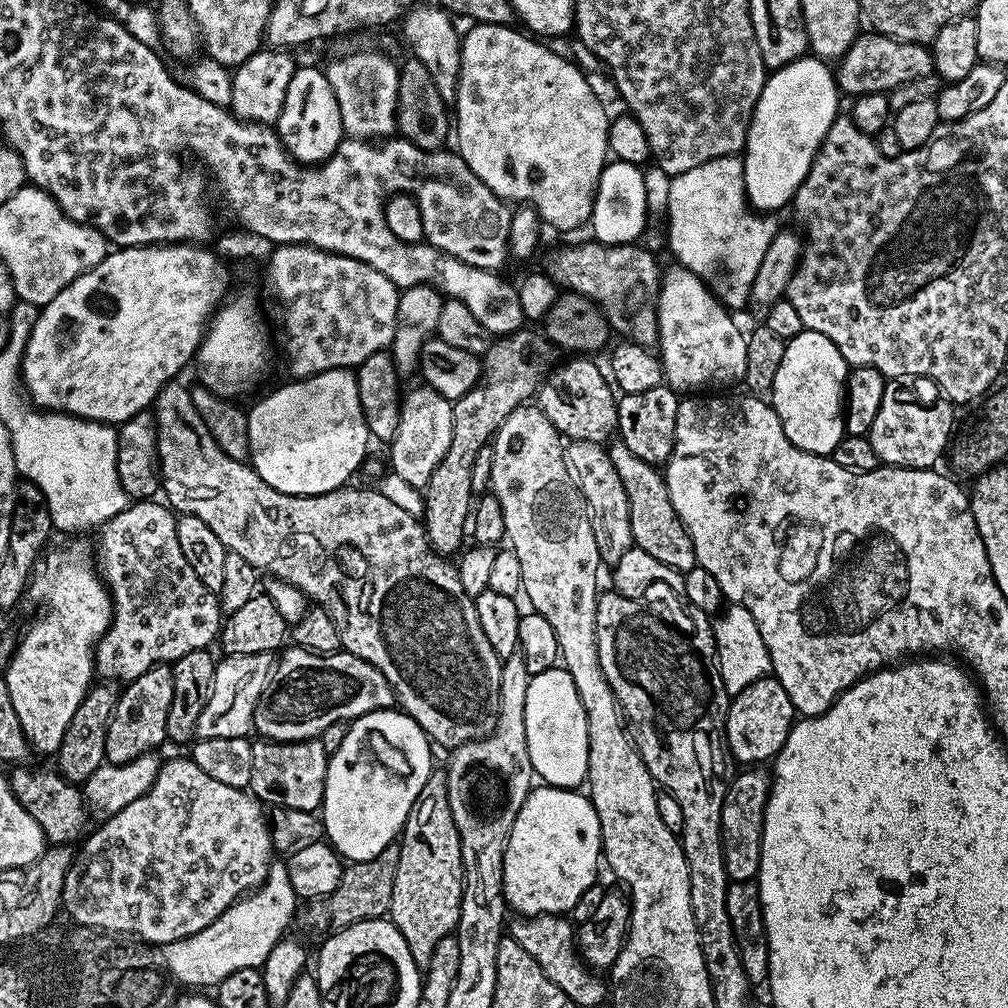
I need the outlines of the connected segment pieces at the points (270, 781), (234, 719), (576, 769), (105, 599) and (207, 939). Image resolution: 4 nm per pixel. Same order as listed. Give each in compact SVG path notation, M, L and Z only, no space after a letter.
M319 738L311 740L295 740L282 742L281 740L257 739L252 745L254 754L254 770L250 770L248 788L257 800L268 806L277 808L293 808L298 811L315 813L324 802L324 783L328 769L330 753L324 749Z
M273 653L224 656L216 665L214 682L208 695L206 707L196 723L196 736L206 738L242 738L253 731L254 710L260 695L268 685L274 667Z
M562 666L542 670L542 674L531 677L526 686L526 750L530 754L532 771L537 777L540 776L545 785L553 788L579 789L588 778L588 723L586 722L586 710L582 706L582 698L578 698L578 686L574 686L574 678Z
M78 538L69 539L72 541L61 548L49 547L32 569L26 596L29 601L32 599L34 603L40 604L40 617L25 630L24 637L18 640L6 664L8 673L2 676L10 690L14 714L18 714L18 722L22 722L22 730L33 753L55 754L62 746L62 734L66 734L66 726L70 726L74 710L78 710L93 683L96 644L112 624L112 596L94 563L93 545L74 539Z
M273 859L272 865L268 867L268 876L264 883L259 888L241 896L239 900L235 900L221 916L214 918L214 922L210 926L206 926L206 930L163 945L165 964L163 967L169 977L172 975L180 984L189 984L192 987L189 989L192 990L215 989L216 985L222 983L226 978L230 978L230 974L234 974L234 970L263 969L270 950L274 950L274 946L287 933L284 931L287 930L288 923L290 925L293 923L297 911L298 897L294 886L290 886L288 865L283 859Z

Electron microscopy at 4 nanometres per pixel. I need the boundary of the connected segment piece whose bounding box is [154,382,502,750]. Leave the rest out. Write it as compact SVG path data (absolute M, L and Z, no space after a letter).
M180 383L165 384L154 401L156 449L160 458L160 483L162 496L168 507L186 516L202 518L202 522L206 522L206 526L210 526L210 530L214 530L214 534L218 534L221 548L239 554L241 558L246 558L246 562L250 562L250 566L254 566L257 573L276 577L282 582L289 583L290 586L297 587L298 590L304 592L313 605L323 608L338 630L340 648L370 662L370 666L374 666L385 675L387 682L393 688L395 703L406 715L414 718L414 722L418 722L418 726L428 735L429 741L433 745L441 744L442 747L448 748L447 750L455 750L461 744L468 744L472 740L478 740L480 737L488 735L494 727L496 700L500 697L502 661L498 654L494 654L494 646L490 646L489 640L486 639L486 633L482 631L482 622L478 622L475 599L468 596L466 590L462 590L462 582L456 573L457 565L449 562L432 548L424 534L423 523L415 515L406 513L396 503L390 502L376 486L364 486L368 488L343 486L332 489L328 493L318 493L317 496L291 496L274 490L274 486L270 486L252 469L251 463L230 458L230 454L222 454L218 442L214 442L214 438L210 438L210 430L206 430L206 422L202 422L202 418L194 410L192 388Z

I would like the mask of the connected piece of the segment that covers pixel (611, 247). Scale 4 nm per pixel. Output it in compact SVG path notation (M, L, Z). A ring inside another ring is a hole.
M591 242L592 244L572 244L569 248L560 248L557 252L552 252L544 260L542 265L543 271L548 277L556 284L557 289L567 290L570 292L577 292L582 294L586 298L590 298L597 304L600 309L606 314L608 324L611 326L613 333L617 337L632 340L638 346L646 346L650 349L655 349L660 342L660 331L658 330L658 294L660 293L660 281L662 279L662 267L655 255L647 251L647 249L641 246L639 243L635 244L602 244L599 242Z

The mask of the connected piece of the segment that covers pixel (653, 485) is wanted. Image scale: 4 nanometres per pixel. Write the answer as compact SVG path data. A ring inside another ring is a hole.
M609 443L607 450L610 462L614 462L614 470L618 470L618 478L622 478L622 486L626 489L626 502L630 502L633 545L646 550L646 554L658 558L658 562L679 572L686 573L697 567L692 539L674 510L674 502L670 502L670 490L668 483L664 481L663 471L657 465L648 464L638 458L625 444Z

